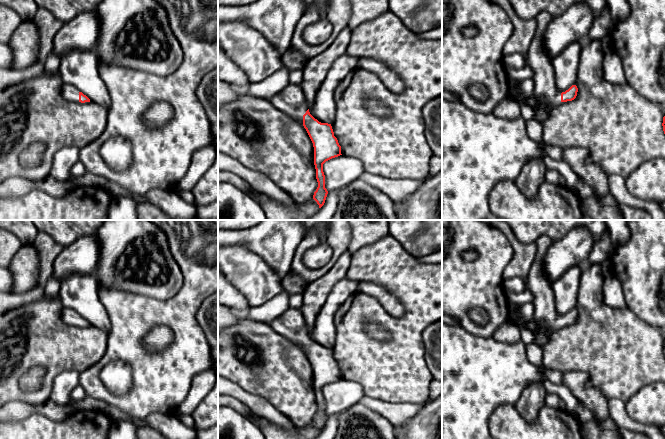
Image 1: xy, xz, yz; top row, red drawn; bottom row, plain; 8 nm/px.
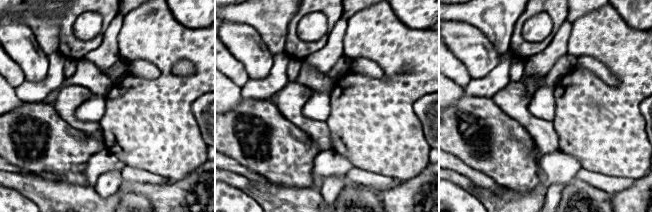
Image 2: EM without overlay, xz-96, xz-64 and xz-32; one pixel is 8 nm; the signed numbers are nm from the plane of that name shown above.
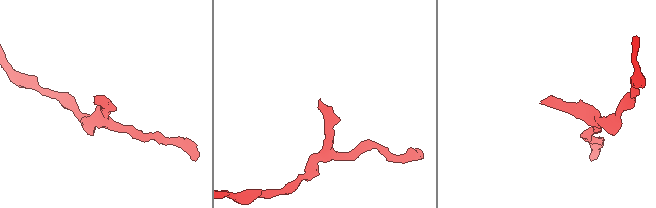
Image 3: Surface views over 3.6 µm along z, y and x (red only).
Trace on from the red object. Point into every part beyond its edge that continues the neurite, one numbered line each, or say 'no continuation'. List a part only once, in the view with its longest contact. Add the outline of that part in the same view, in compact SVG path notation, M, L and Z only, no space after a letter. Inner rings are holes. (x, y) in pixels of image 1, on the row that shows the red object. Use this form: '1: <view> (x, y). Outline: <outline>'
1: yz (545, 90). Outline: M546 11L538 13L538 15L535 18L537 22L537 29L533 37L533 40L530 44L528 53L525 55L527 64L533 70L532 79L534 81L534 91L532 96L540 102L540 105L534 110L534 115L535 119L542 125L548 118L548 109L556 103L561 103L561 93L569 89L568 88L564 91L560 91L557 88L554 78L552 58L548 55L544 47L544 34L547 29L547 26L549 25L552 19L553 17Z

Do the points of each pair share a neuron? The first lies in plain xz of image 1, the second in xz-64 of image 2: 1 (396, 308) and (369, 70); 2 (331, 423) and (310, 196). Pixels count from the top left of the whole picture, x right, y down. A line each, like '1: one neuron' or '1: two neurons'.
1: one neuron
2: two neurons

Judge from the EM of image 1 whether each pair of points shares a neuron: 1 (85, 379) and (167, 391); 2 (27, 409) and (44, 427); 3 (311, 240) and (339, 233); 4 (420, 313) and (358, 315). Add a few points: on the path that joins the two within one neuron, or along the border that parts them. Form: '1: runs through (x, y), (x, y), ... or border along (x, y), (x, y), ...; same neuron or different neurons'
1: runs through (105, 395), (113, 400), (141, 400), (147, 395); same neuron
2: border along (53, 420), (38, 413), (30, 413), (10, 422); different neurons
3: runs through (299, 261), (306, 272), (319, 272), (336, 254); same neuron
4: runs through (405, 323), (373, 322); same neuron

